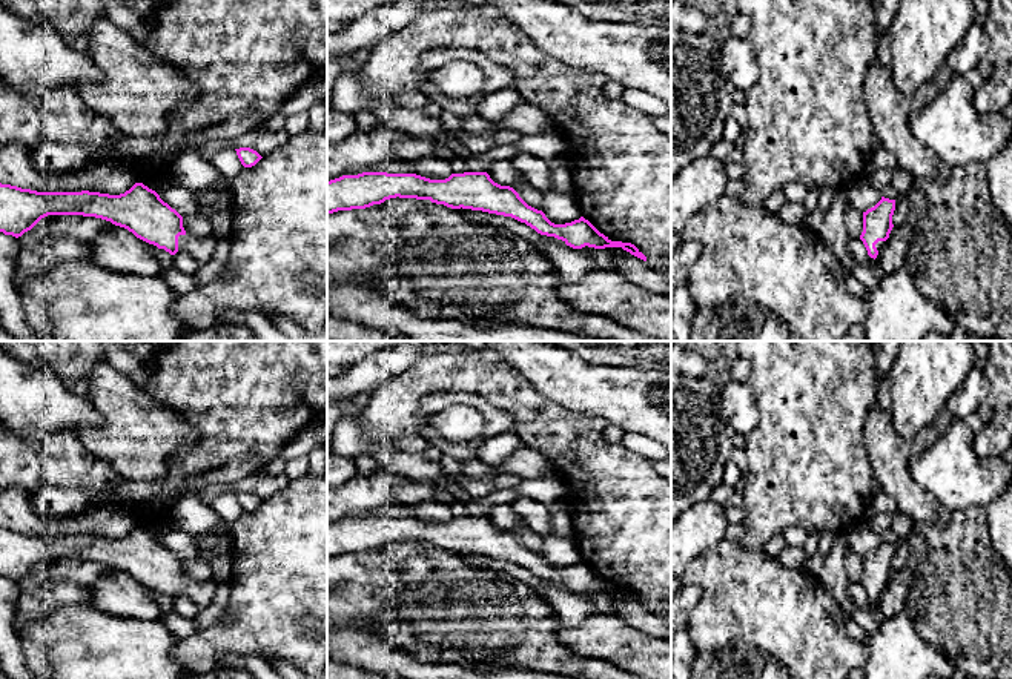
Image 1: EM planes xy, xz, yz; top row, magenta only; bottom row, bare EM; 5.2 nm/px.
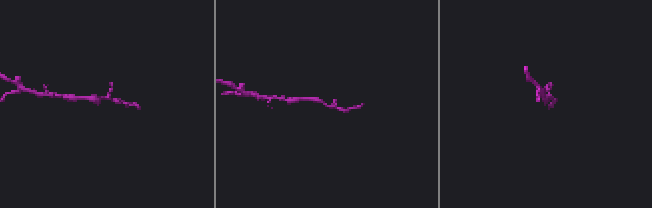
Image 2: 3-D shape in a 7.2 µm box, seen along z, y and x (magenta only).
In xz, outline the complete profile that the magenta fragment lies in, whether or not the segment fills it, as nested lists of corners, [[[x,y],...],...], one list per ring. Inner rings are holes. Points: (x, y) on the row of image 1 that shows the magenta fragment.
[[[387,172],[342,175],[327,181],[327,215],[338,210],[365,209],[396,197],[511,217],[541,235],[562,240],[573,249],[622,247],[647,261],[634,244],[611,241],[584,217],[565,224],[551,223],[542,210],[528,206],[513,187],[494,183],[487,172],[451,174],[445,180]]]

